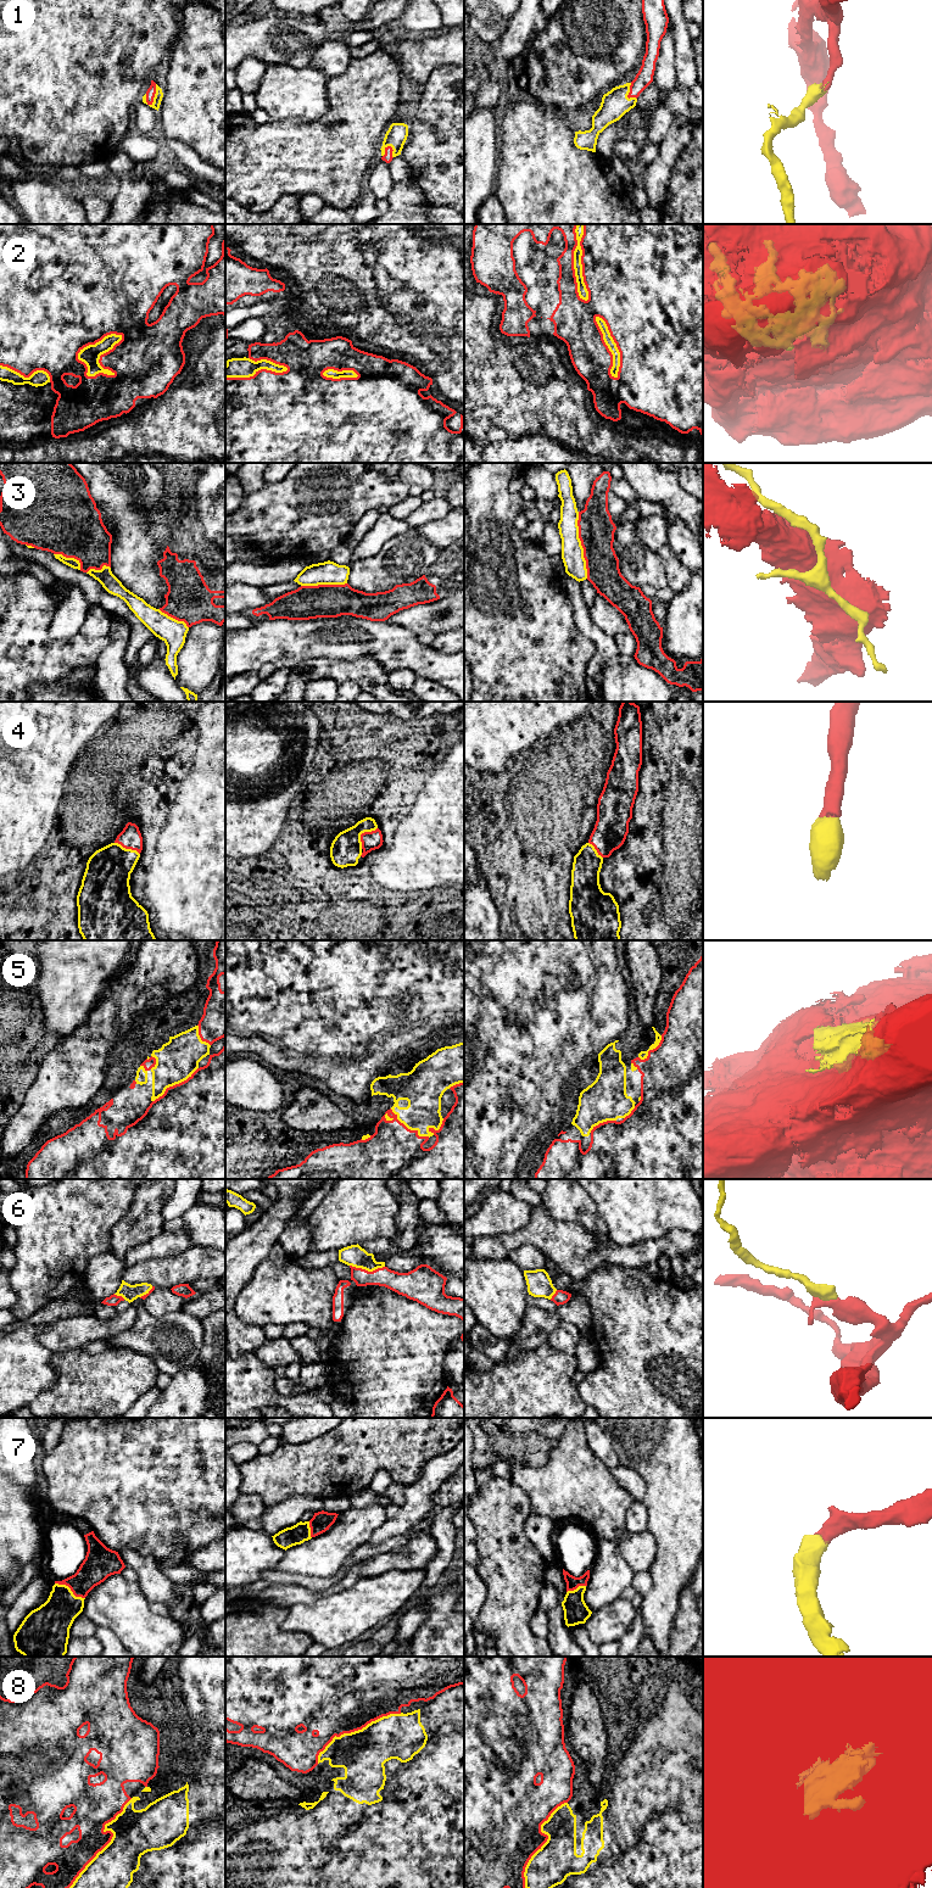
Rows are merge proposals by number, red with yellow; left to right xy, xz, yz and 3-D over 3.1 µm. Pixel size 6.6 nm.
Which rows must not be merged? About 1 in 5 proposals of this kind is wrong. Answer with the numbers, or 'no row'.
8

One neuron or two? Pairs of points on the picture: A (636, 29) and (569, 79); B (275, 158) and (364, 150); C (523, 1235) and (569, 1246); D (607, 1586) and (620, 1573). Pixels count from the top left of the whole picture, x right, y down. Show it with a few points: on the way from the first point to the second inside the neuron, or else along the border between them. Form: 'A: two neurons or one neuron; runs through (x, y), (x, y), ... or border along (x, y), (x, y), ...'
A: one neuron; runs through (618, 28), (614, 28), (581, 61)
B: one neuron; runs through (297, 157), (329, 157), (334, 152), (342, 152)
C: one neuron; runs through (534, 1235), (550, 1235), (558, 1240)
D: one neuron; runs through (610, 1582), (617, 1576)

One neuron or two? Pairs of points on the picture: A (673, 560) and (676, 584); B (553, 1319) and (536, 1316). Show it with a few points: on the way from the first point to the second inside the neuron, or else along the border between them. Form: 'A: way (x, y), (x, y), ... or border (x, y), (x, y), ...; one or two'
A: way (673, 567), (676, 577); one
B: way (550, 1319), (540, 1319); one

